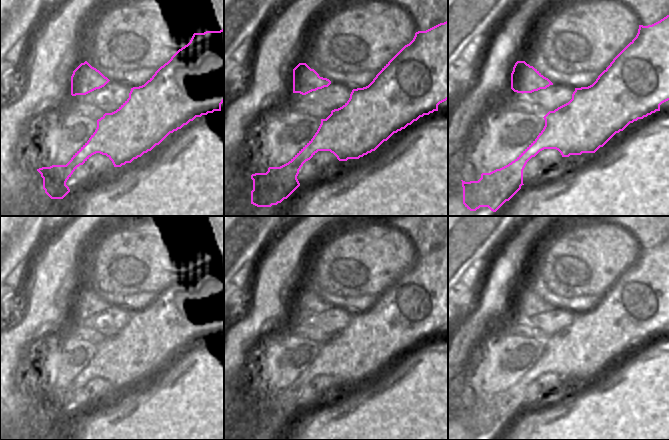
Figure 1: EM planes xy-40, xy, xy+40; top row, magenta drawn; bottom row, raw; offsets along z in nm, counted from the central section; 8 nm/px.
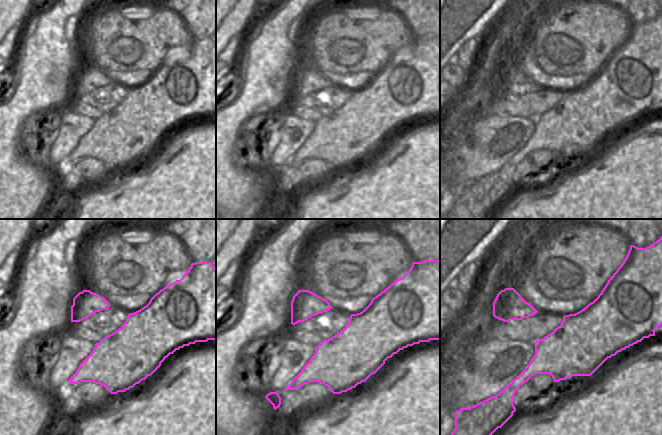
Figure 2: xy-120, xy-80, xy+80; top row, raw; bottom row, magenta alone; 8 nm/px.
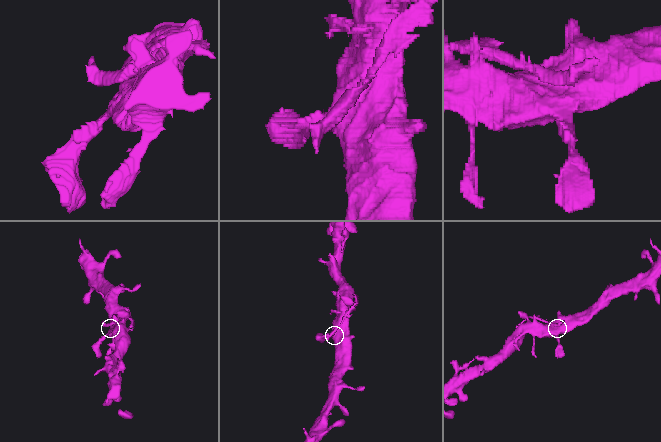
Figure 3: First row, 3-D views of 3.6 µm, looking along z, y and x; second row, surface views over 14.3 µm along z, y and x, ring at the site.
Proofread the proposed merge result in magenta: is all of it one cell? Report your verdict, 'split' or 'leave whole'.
leave whole

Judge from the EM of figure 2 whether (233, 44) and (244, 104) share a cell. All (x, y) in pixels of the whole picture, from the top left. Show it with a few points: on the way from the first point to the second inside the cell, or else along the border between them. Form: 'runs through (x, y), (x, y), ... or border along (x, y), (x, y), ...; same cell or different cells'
border along (245, 42), (240, 59); different cells

